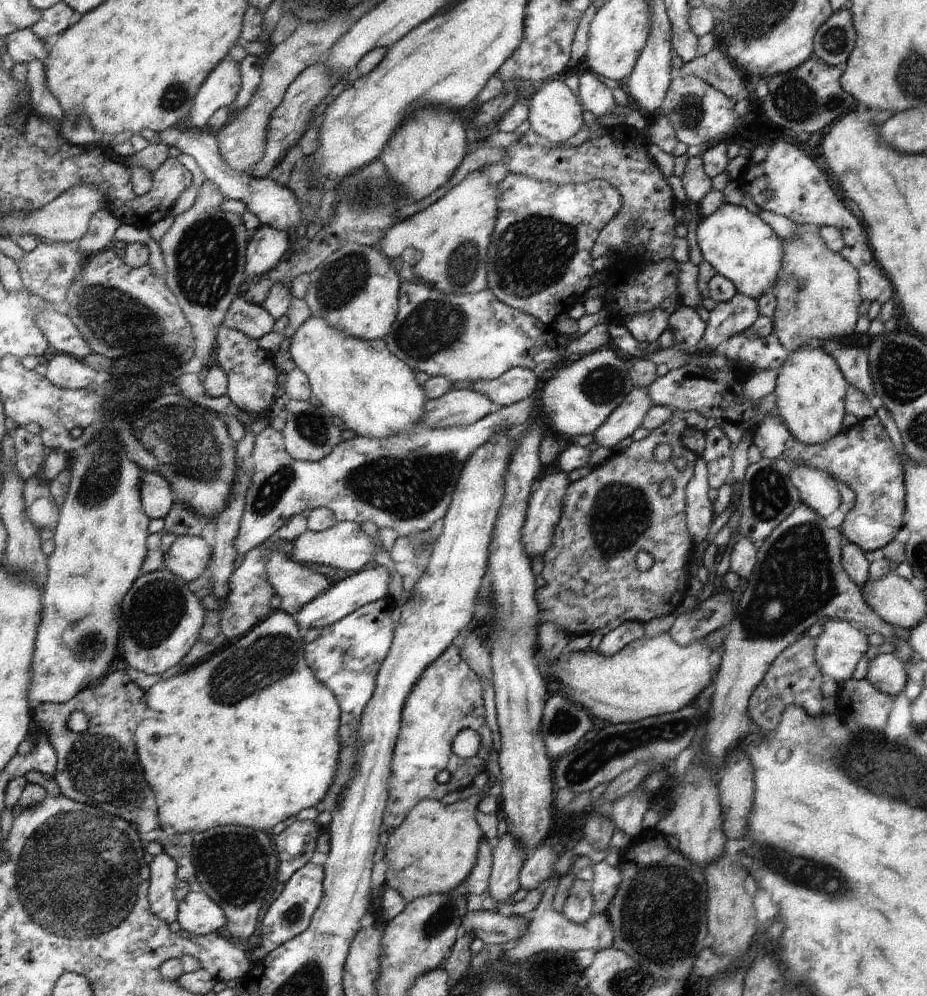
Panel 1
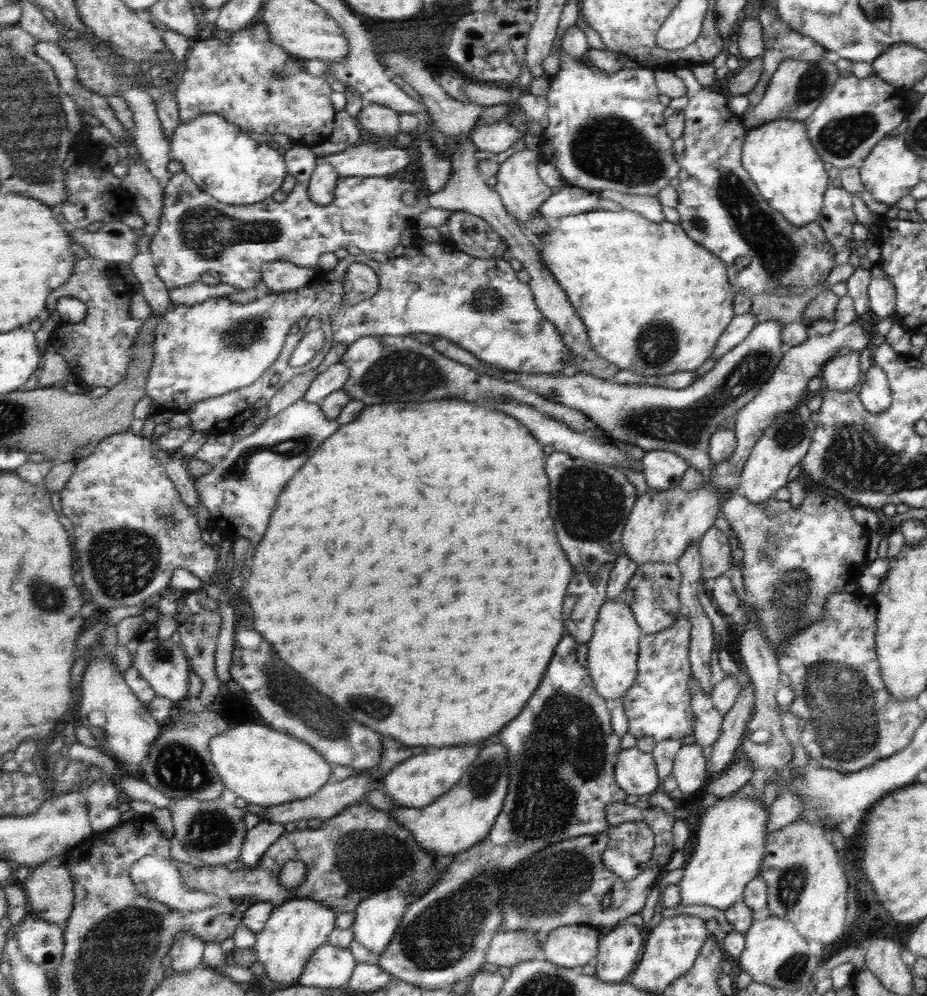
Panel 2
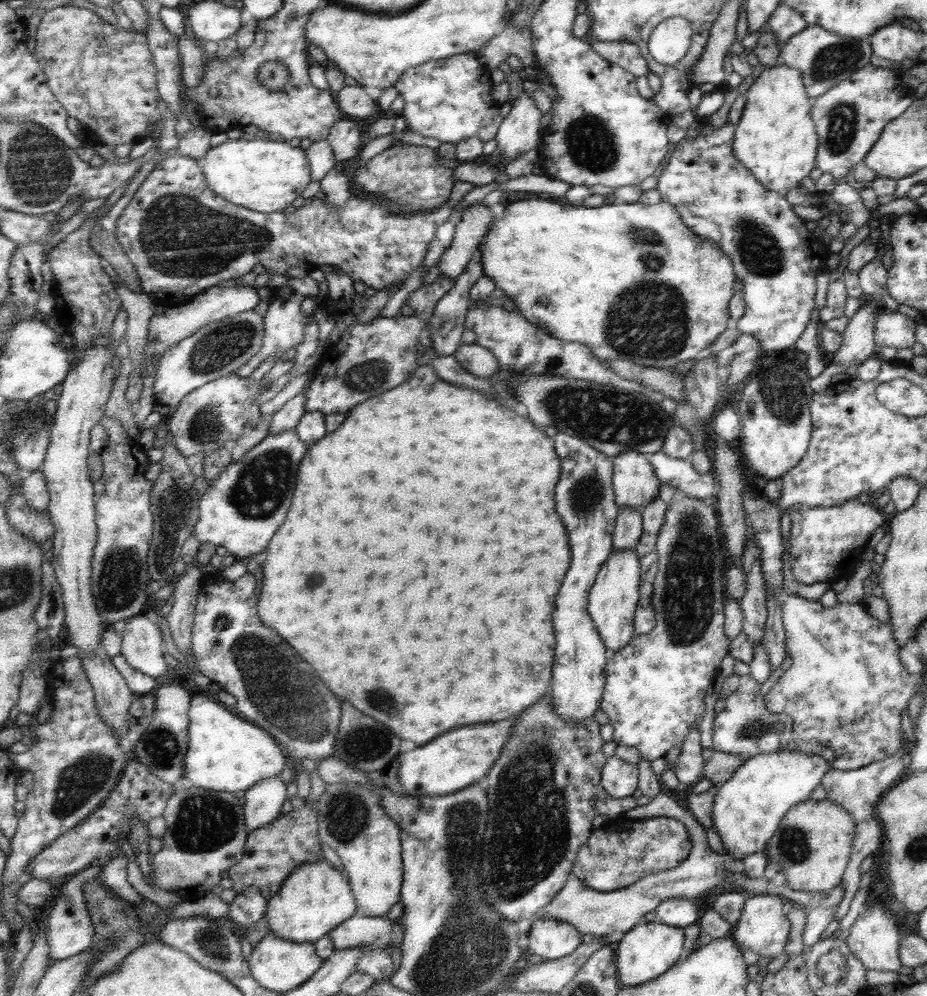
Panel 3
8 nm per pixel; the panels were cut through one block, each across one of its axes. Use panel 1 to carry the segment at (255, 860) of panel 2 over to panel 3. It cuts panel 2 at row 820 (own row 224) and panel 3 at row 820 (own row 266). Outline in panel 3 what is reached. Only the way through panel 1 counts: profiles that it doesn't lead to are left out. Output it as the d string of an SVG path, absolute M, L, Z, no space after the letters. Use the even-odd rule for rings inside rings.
M269 778L257 782L257 786L245 792L247 826L251 832L263 826L271 826L283 814L283 804L289 800L285 784L287 782L281 778Z

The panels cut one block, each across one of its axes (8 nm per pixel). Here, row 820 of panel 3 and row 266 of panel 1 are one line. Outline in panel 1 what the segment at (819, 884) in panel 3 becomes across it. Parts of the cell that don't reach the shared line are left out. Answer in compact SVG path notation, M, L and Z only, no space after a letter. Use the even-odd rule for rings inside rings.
M795 224L795 238L781 240L783 258L775 280L775 314L773 336L791 354L793 350L811 346L813 340L839 340L851 336L859 318L859 280L857 270L841 258L839 252L827 248L819 236L819 228L807 230Z

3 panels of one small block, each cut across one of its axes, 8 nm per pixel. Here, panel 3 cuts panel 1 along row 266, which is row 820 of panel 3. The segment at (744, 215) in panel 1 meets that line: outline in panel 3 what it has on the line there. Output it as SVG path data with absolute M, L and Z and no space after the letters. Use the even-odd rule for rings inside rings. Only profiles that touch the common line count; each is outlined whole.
M773 752L757 754L735 768L733 776L717 786L713 802L713 830L719 834L725 856L731 856L741 864L747 854L765 852L771 836L781 824L783 816L797 802L811 798L813 790L821 784L825 772L831 768L819 756L809 756L801 752Z

